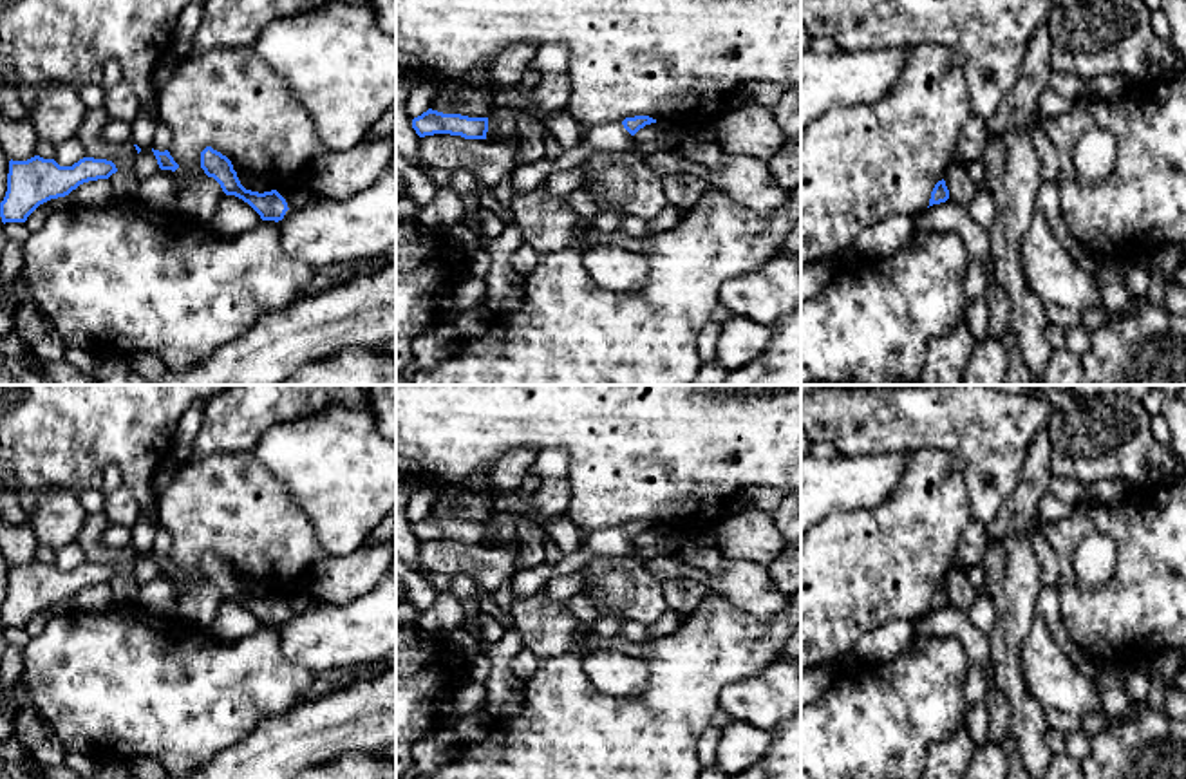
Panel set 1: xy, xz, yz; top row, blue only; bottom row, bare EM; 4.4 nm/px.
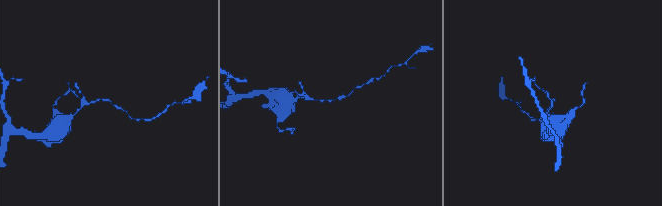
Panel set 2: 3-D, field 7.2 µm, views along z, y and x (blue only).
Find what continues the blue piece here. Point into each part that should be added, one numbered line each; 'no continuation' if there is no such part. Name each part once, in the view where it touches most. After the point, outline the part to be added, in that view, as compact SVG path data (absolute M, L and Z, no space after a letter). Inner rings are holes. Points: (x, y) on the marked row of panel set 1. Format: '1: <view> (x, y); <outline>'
no continuation

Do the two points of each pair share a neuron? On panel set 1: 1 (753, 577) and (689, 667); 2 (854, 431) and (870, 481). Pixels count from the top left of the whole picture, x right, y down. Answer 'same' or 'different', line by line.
1: different
2: different

